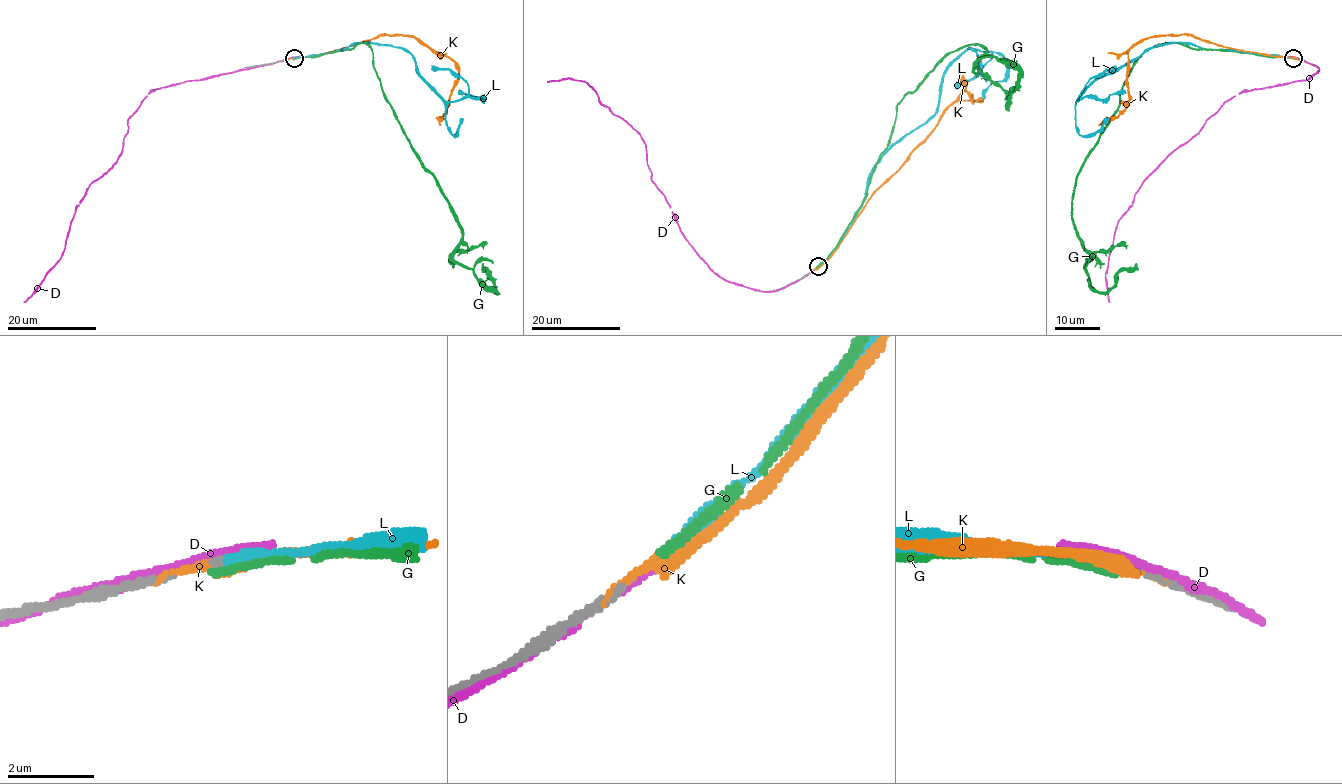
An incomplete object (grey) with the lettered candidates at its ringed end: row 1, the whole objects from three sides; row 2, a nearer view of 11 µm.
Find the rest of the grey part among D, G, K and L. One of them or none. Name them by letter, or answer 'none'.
L

